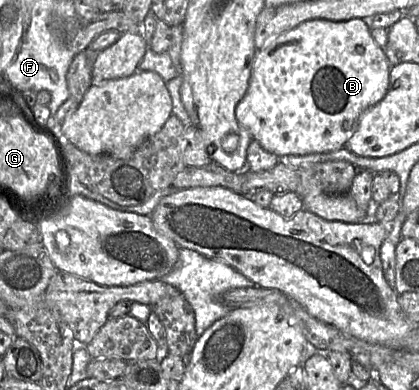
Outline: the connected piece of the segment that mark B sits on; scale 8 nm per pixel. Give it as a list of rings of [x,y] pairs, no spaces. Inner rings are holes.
[[[360,18],[347,21],[308,20],[274,37],[263,49],[257,51],[249,86],[245,96],[236,106],[235,117],[239,125],[249,132],[254,141],[257,141],[264,150],[277,155],[280,159],[289,155],[301,156],[333,152],[345,147],[348,140],[358,129],[365,112],[385,97],[390,84],[391,67],[392,65],[389,63],[383,48],[374,41],[367,21]]]

